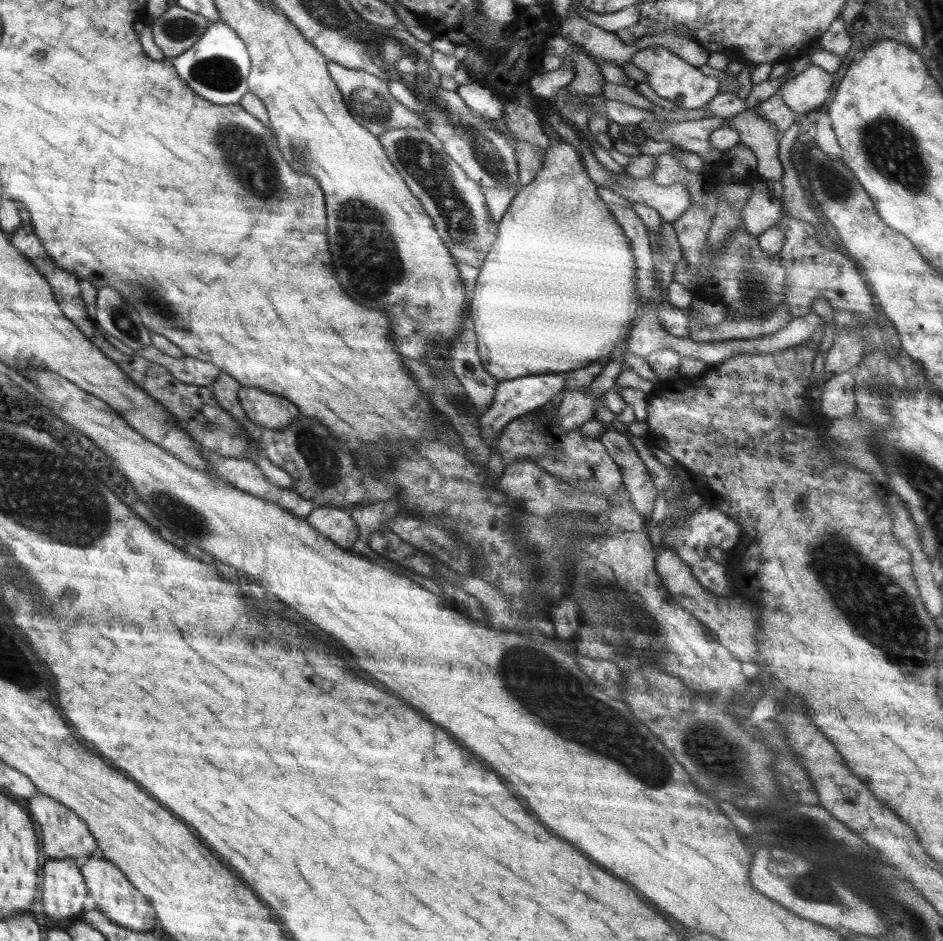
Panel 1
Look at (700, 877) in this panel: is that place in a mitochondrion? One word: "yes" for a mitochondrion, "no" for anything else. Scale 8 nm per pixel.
no

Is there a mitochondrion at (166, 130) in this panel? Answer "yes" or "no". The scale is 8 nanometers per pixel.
no

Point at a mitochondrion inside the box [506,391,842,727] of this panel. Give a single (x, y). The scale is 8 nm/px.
(633, 628)

